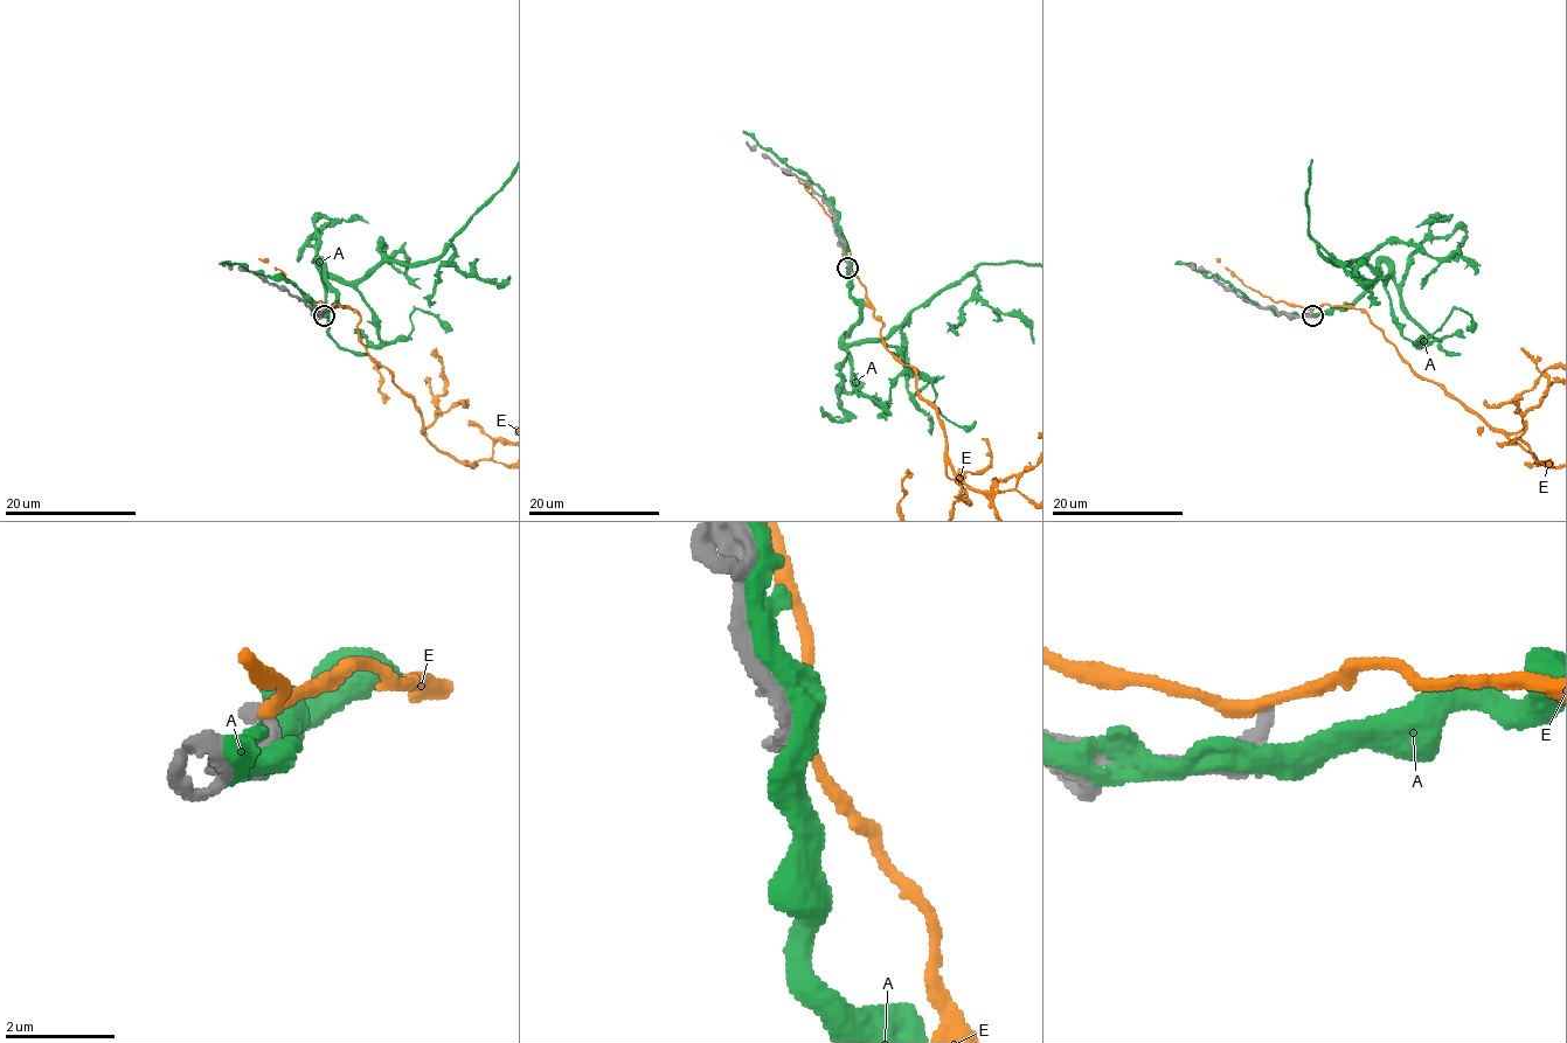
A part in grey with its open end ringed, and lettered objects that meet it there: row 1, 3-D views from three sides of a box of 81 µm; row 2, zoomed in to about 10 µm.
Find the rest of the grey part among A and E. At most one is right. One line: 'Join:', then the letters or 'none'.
Join: none

